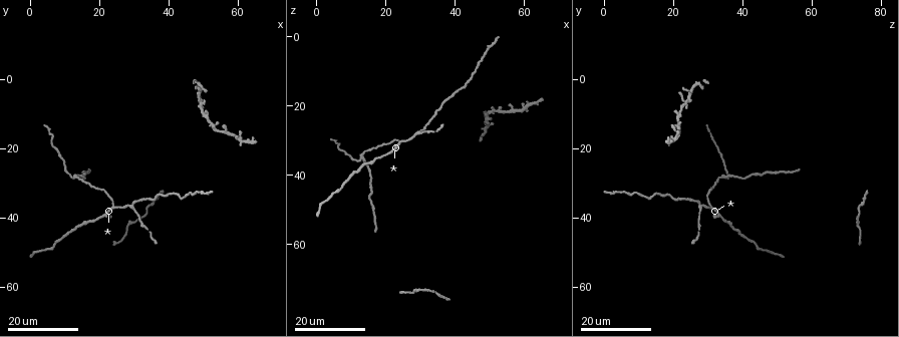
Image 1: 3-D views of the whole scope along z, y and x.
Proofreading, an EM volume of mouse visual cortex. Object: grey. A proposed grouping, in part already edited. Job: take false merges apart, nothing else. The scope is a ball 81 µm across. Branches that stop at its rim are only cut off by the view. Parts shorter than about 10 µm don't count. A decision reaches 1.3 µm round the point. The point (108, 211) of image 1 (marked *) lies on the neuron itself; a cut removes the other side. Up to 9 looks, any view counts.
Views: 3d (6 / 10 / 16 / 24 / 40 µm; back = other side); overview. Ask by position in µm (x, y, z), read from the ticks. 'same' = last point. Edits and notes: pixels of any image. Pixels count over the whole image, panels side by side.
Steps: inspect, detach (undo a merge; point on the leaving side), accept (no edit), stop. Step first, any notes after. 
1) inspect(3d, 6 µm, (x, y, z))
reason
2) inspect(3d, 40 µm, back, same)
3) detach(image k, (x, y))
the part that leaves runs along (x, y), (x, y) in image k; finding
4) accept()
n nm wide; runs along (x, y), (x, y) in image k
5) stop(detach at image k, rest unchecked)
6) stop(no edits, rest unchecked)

inspect(3d, 24 µm, (21.0, 39.0, 34.0))
two arms in line, one across

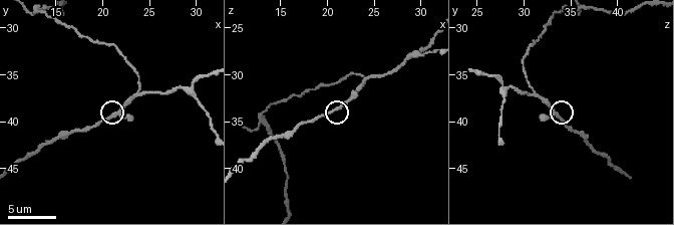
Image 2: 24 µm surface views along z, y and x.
inspect(3d, 10 µm, (21.2, 39.4, 33.6))

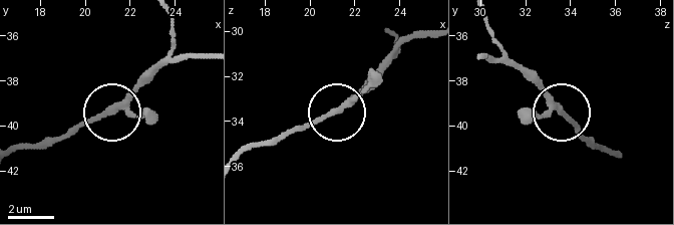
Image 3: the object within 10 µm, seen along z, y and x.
accept()
runs along (530, 80), (584, 137) in image 3; continuous, no second neuron

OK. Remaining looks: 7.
inspect(3d, 16 µm, (13.5, 28.5, 35.0))
arms part here

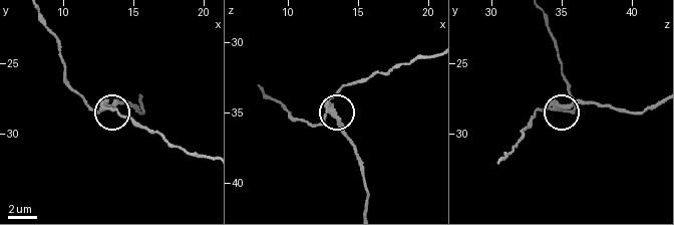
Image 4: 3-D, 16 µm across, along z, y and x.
inspect(3d, 6 µm, (13.0, 28.2, 34.8))

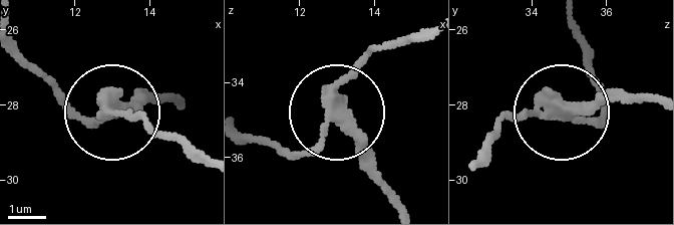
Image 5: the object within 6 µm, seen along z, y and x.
detach(image 5, (130, 98))
3 arms; the part that leaves runs along (109, 105), (144, 96), (174, 102) in image 5; a second neuron is stuck on

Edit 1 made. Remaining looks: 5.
inspect(overview)
redraw

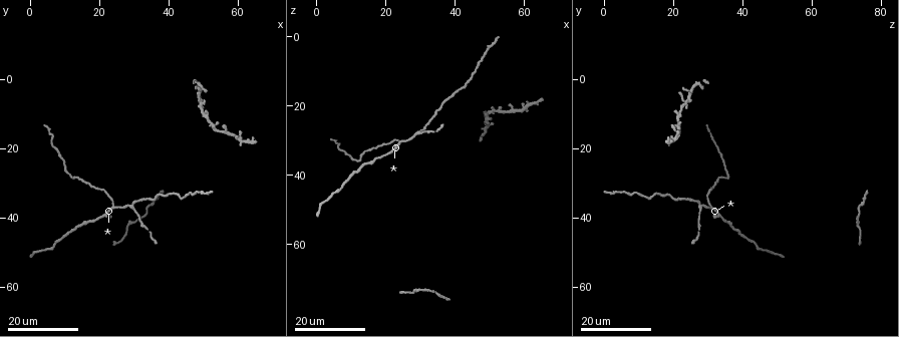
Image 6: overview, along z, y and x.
inspect(3d, 24 µm, (24.5, 37.0, 30.5))
branch point

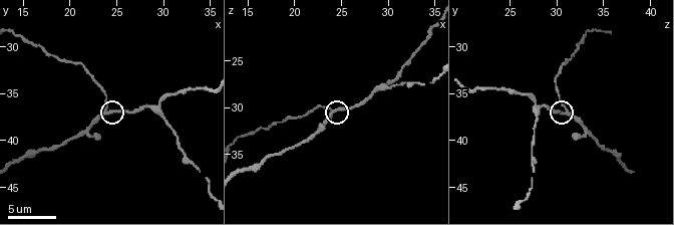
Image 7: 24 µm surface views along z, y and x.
inspect(3d, 6 µm, (23.8, 36.8, 30.6))

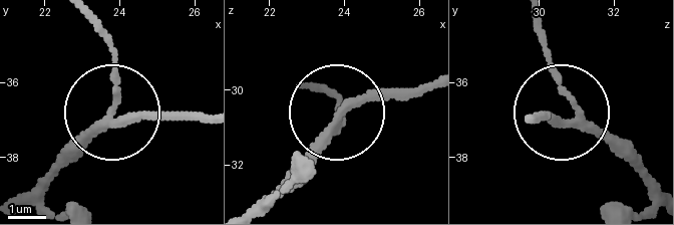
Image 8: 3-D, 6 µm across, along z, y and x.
accept()
210 nm wide; runs along (72, 155), (117, 100), (117, 61), (97, 17) in image 8; all the same neuron

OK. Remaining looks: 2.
inspect(3d, 16 µm, (46.0, 33.0, 9.0))

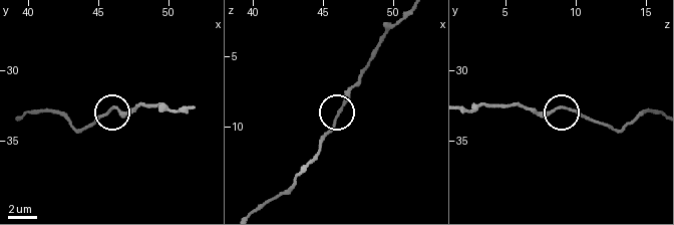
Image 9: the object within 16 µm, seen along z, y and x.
inspect(3d, 10 µm, (46.2, 32.6, 9.2))

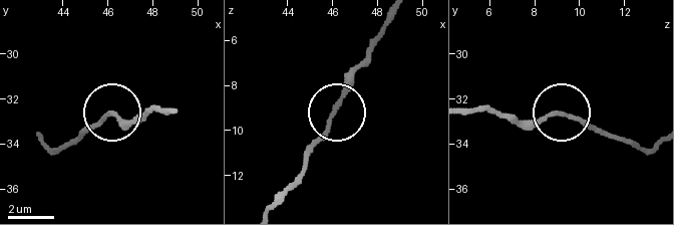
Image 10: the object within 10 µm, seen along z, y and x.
accept()
runs along (268, 207), (298, 173), (344, 80), (363, 59) in image 10; one neuron here

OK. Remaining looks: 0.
stop(detach at image 5, rest unchecked)

